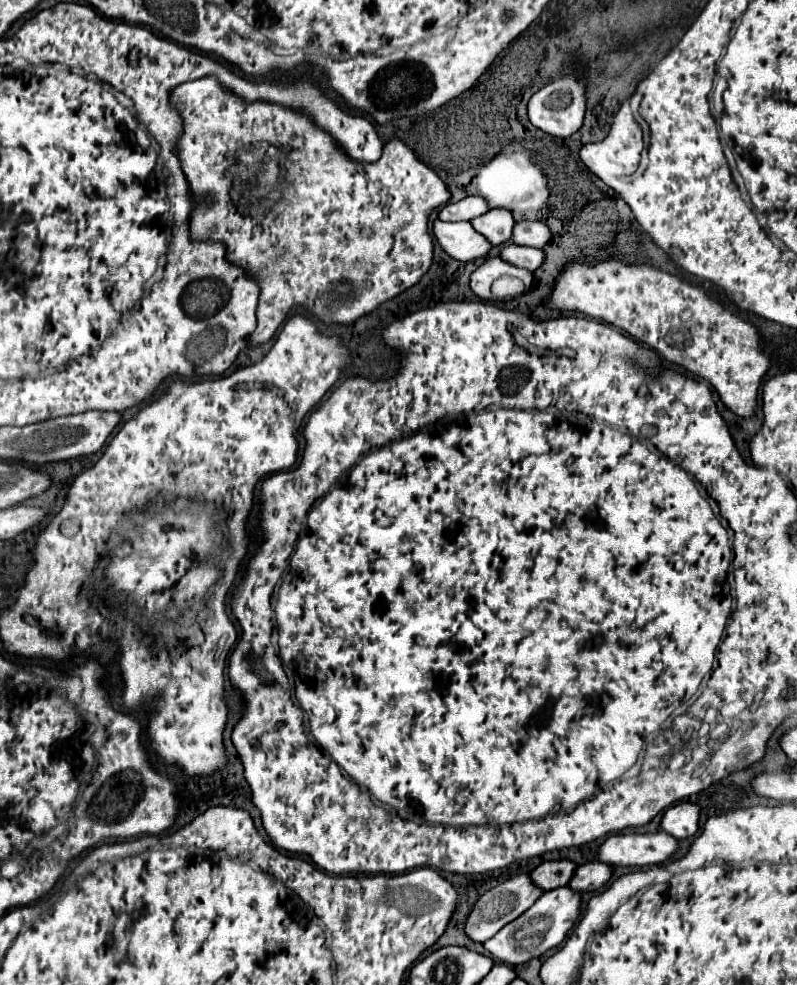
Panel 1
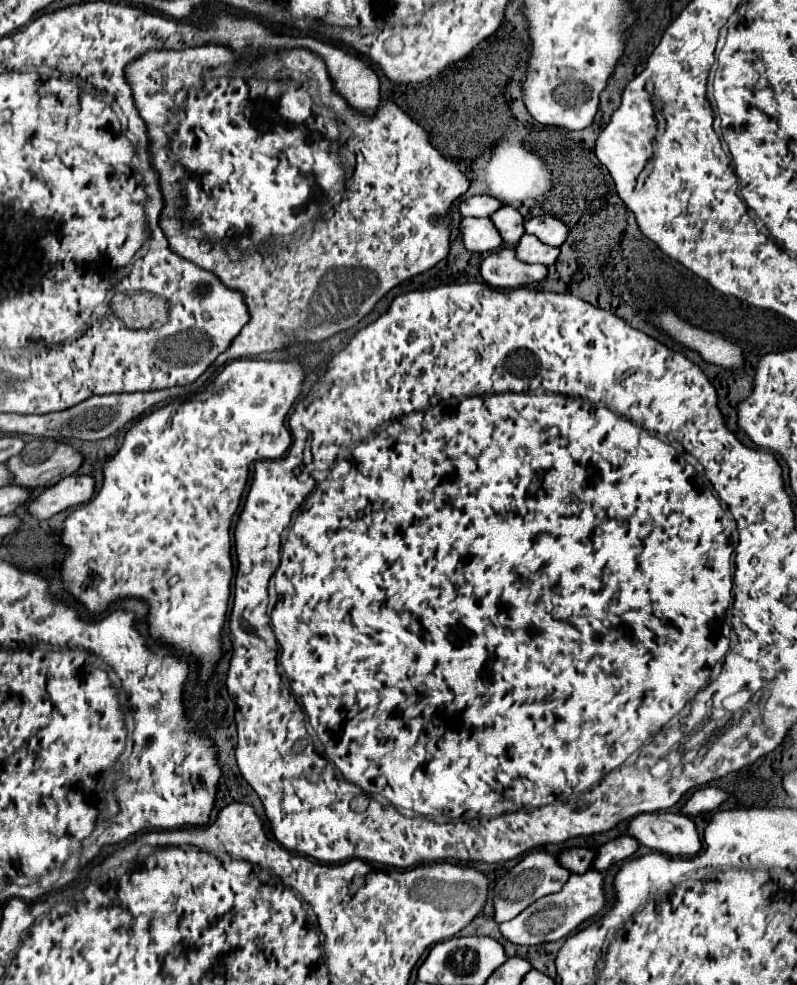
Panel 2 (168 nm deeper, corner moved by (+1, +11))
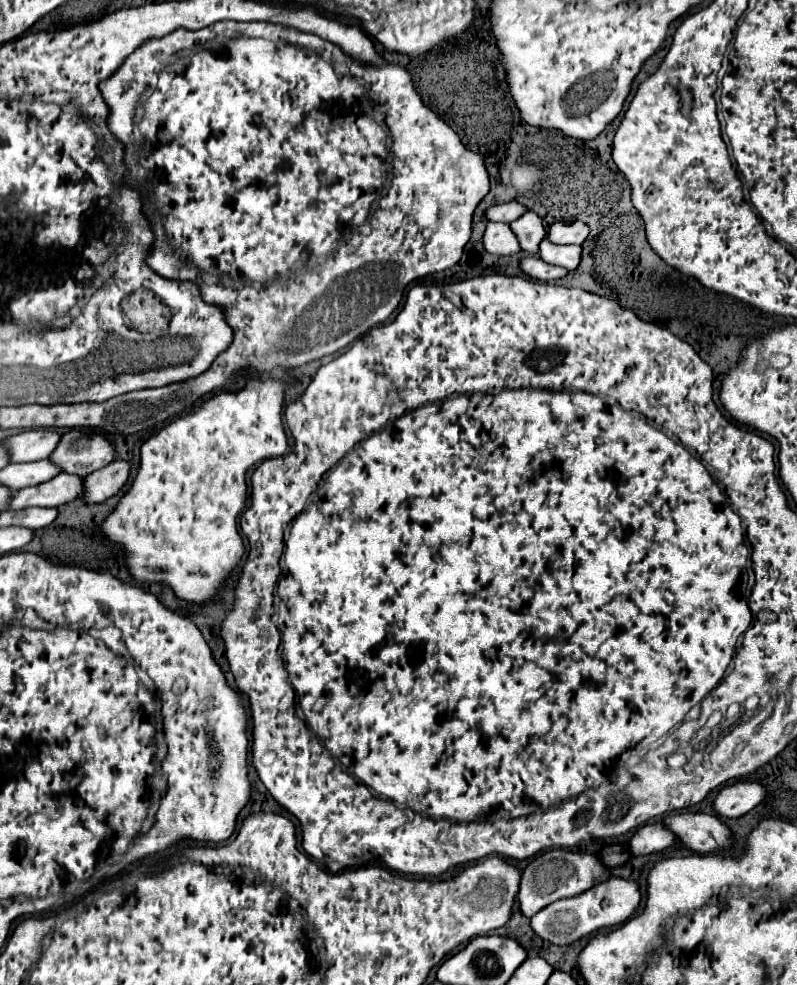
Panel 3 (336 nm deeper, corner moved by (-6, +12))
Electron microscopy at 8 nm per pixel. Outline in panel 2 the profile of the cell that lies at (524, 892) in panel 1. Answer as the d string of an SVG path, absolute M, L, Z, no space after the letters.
M539 850L529 852L511 870L511 874L501 878L493 888L493 892L495 892L495 922L501 924L507 920L513 920L517 914L521 914L535 900L539 900L547 894L555 894L557 890L563 888L563 884L569 880L569 876L571 876L571 872L557 862L557 856L547 854L547 852L539 852Z

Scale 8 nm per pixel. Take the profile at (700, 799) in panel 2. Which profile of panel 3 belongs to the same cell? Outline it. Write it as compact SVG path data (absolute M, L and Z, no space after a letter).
M754 781L746 783L734 783L724 789L720 789L714 797L714 811L716 815L722 817L742 817L750 809L754 809L762 799L764 799L764 789L762 785Z

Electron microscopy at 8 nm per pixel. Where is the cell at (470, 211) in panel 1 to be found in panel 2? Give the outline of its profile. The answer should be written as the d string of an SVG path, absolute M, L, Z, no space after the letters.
M473 196L467 198L459 204L459 212L463 216L473 216L473 218L489 218L493 212L497 212L497 208L501 208L503 204L497 202L497 198L491 196Z

